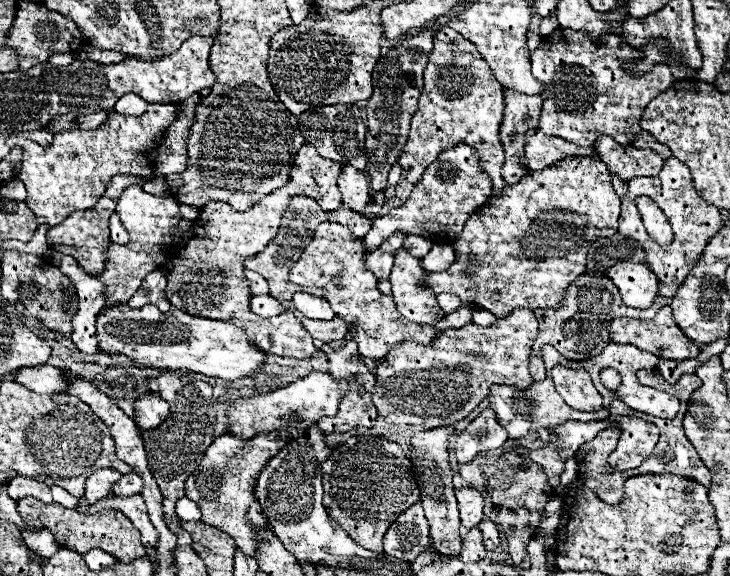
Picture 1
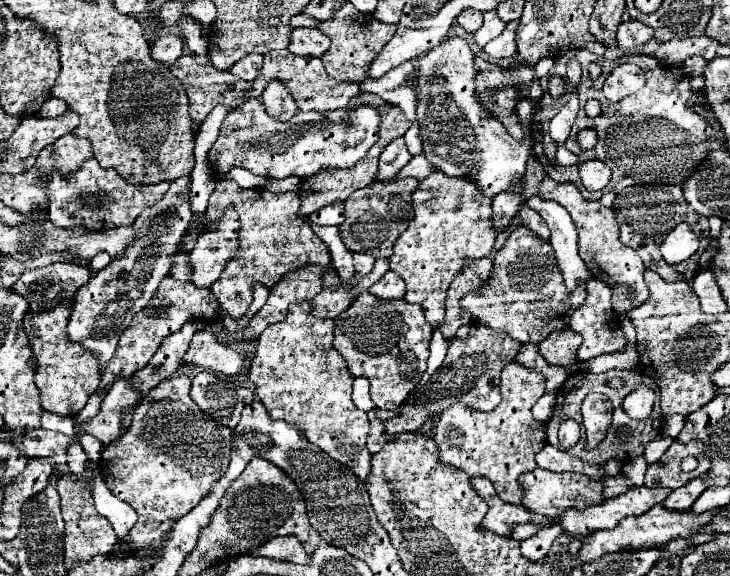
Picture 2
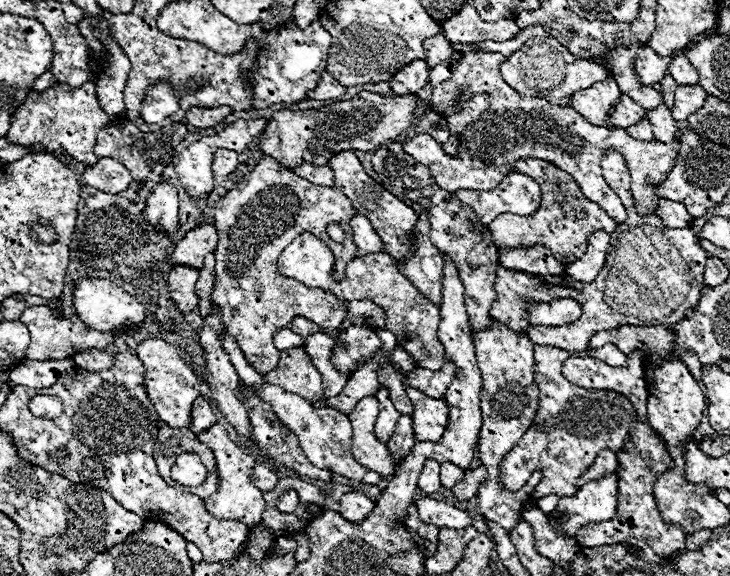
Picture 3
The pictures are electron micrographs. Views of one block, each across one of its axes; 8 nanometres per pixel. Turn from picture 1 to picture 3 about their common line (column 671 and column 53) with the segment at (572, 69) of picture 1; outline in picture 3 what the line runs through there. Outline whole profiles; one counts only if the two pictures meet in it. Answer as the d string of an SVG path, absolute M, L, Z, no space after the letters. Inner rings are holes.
M50 70L50 72L44 72L44 74L34 82L34 92L42 92L42 90L54 86L54 84L58 84L58 80L56 80L56 76L52 74L52 70Z

